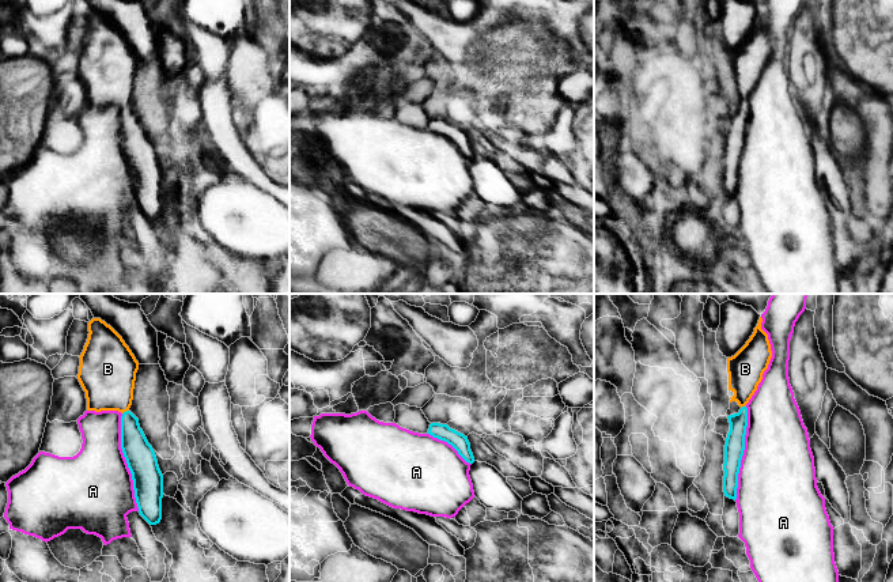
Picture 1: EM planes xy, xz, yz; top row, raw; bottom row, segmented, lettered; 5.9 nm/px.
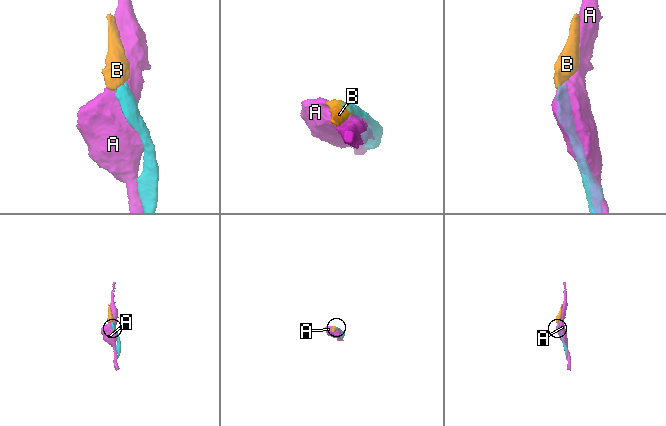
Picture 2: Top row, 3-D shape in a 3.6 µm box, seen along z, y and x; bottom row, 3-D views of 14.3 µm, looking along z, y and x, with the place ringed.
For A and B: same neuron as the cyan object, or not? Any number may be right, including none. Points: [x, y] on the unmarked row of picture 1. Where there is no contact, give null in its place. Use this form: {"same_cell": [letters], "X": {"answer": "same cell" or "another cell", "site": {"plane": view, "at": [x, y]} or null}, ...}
{"same_cell": ["B"], "A": {"answer": "another cell", "site": {"plane": "xy", "at": [127, 158]}}, "B": {"answer": "same cell", "site": {"plane": "xy", "at": [127, 106]}}}

